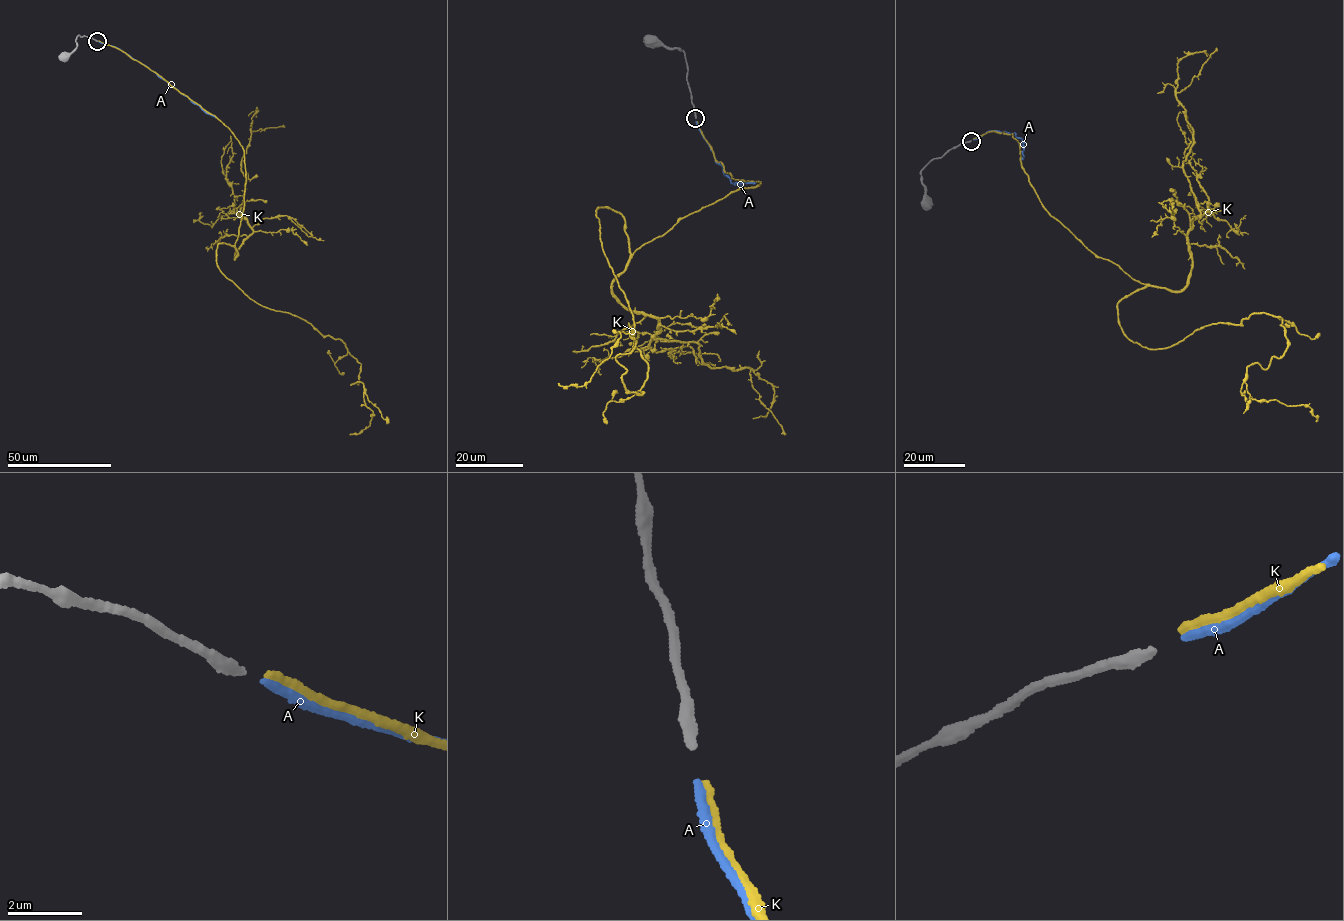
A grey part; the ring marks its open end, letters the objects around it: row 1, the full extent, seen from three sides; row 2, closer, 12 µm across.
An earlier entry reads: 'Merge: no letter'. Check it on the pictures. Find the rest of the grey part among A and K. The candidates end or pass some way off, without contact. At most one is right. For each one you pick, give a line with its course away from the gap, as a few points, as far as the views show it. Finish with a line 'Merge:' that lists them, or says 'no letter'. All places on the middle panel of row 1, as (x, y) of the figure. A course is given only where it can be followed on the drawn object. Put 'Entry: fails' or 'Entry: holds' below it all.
A: via (696, 121), (724, 175), (734, 184), (755, 183)
Merge: A
Entry: fails

